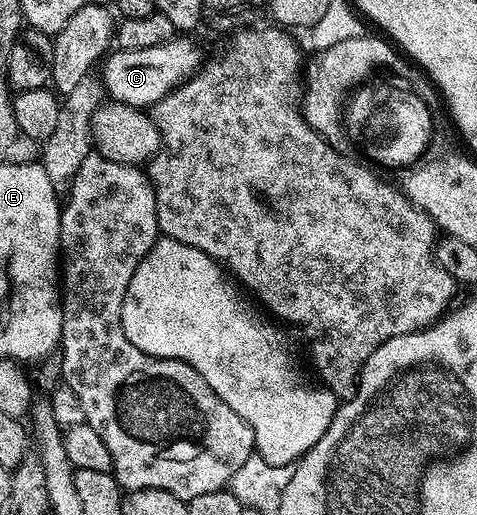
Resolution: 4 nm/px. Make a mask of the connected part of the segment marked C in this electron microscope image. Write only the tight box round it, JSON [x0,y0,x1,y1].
[100,35,199,110]

